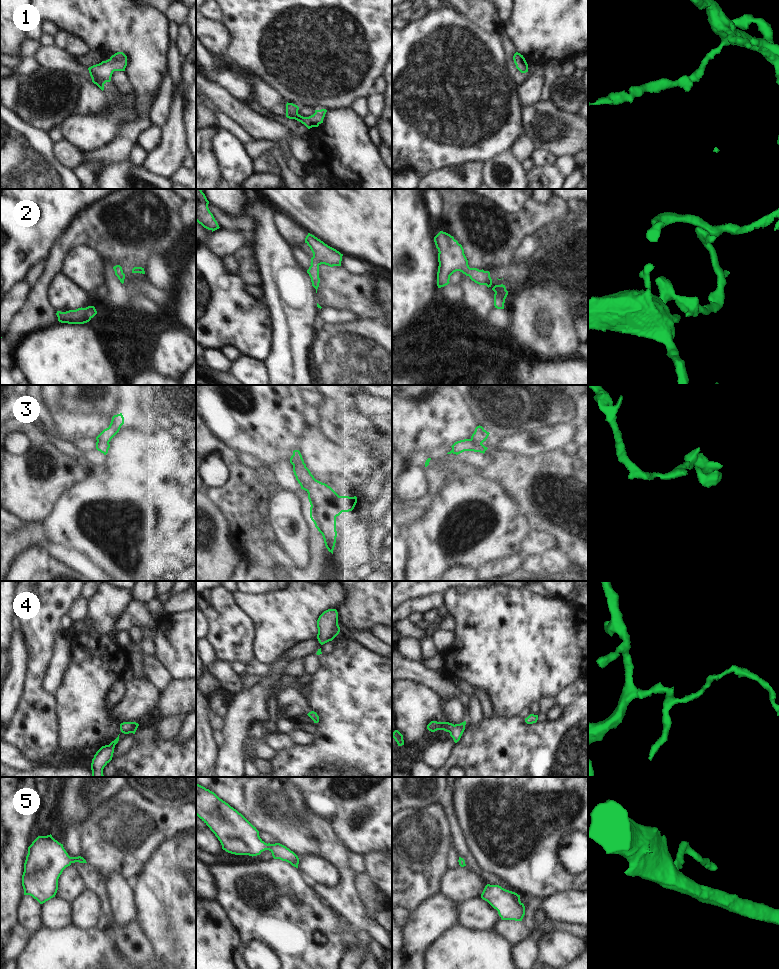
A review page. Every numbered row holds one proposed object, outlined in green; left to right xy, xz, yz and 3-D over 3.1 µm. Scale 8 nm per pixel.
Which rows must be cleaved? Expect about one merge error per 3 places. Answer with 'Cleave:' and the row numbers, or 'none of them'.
Cleave: 3

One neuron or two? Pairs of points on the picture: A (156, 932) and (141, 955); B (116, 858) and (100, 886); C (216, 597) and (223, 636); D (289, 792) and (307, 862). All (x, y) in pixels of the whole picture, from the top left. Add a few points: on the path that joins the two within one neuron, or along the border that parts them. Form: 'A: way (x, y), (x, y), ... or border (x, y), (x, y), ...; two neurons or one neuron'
A: border (137, 922), (156, 958); two neurons
B: border (88, 863), (95, 866), (105, 881); two neurons
C: way (219, 607), (223, 614), (223, 626); one neuron
D: border (298, 856), (313, 854), (321, 856), (328, 861); two neurons

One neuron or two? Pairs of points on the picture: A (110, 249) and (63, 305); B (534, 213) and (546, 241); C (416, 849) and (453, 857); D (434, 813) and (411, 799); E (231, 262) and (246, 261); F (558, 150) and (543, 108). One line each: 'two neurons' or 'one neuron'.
A: two neurons
B: two neurons
C: two neurons
D: two neurons
E: two neurons
F: one neuron

